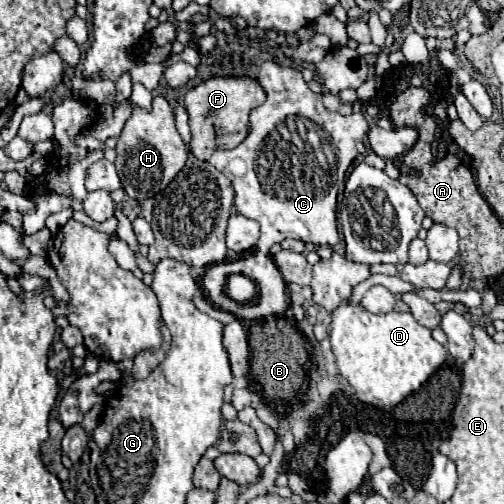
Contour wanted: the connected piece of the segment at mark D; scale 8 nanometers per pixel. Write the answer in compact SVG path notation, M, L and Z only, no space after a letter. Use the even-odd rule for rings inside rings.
M340 305L332 311L330 343L336 357L340 375L352 385L356 397L376 407L394 407L410 393L418 391L420 385L444 363L446 349L430 335L430 329L422 327L410 313L390 311L386 315L374 315L362 305Z

